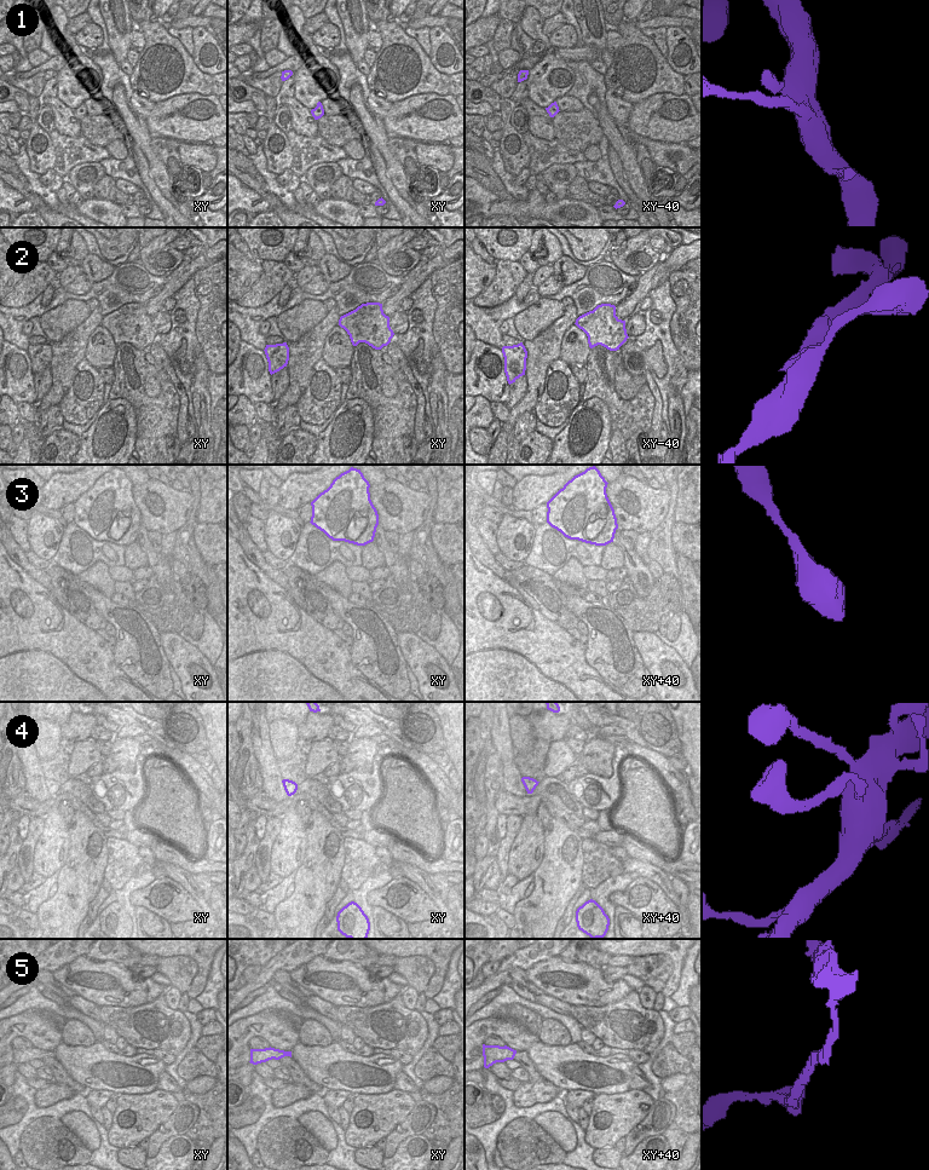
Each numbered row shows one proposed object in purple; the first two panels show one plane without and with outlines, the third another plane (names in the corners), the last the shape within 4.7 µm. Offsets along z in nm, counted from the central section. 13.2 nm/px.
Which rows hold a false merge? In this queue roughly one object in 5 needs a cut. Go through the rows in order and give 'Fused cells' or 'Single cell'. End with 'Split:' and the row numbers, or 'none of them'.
1: Single cell
2: Single cell
3: Fused cells
4: Single cell
5: Fused cells
Split: 3, 5

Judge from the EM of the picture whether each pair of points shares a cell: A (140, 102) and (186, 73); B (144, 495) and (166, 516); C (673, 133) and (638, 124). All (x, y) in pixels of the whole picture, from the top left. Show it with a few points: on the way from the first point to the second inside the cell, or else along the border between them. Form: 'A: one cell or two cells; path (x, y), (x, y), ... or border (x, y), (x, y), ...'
A: two cells; border (133, 90), (137, 90), (154, 103)
B: one cell; path (149, 499), (161, 511)
C: one cell; path (664, 125), (646, 124)

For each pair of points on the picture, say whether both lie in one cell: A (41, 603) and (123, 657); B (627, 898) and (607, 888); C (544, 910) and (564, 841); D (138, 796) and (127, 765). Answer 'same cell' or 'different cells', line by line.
A: different cells
B: different cells
C: same cell
D: different cells

